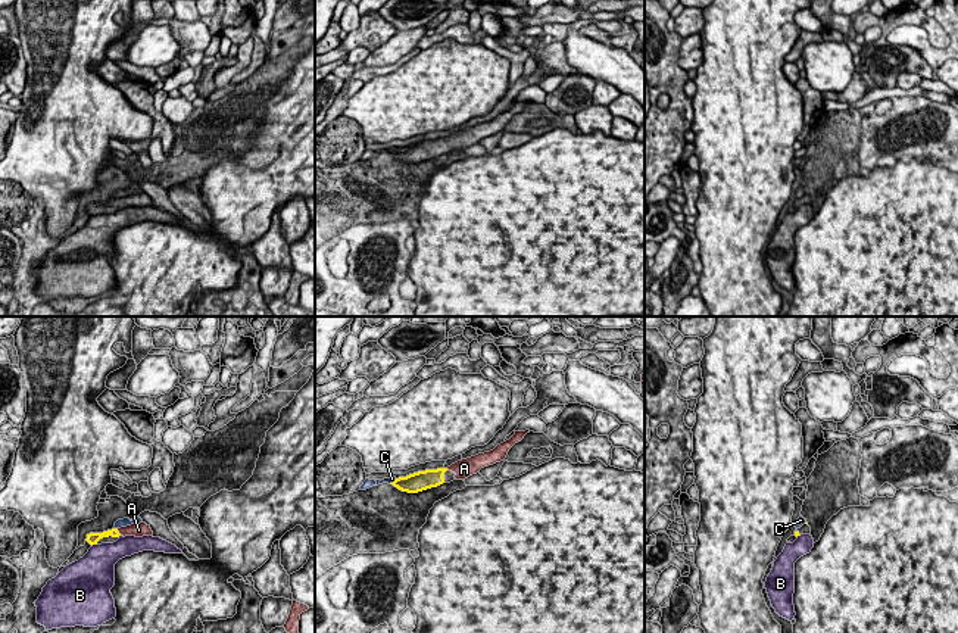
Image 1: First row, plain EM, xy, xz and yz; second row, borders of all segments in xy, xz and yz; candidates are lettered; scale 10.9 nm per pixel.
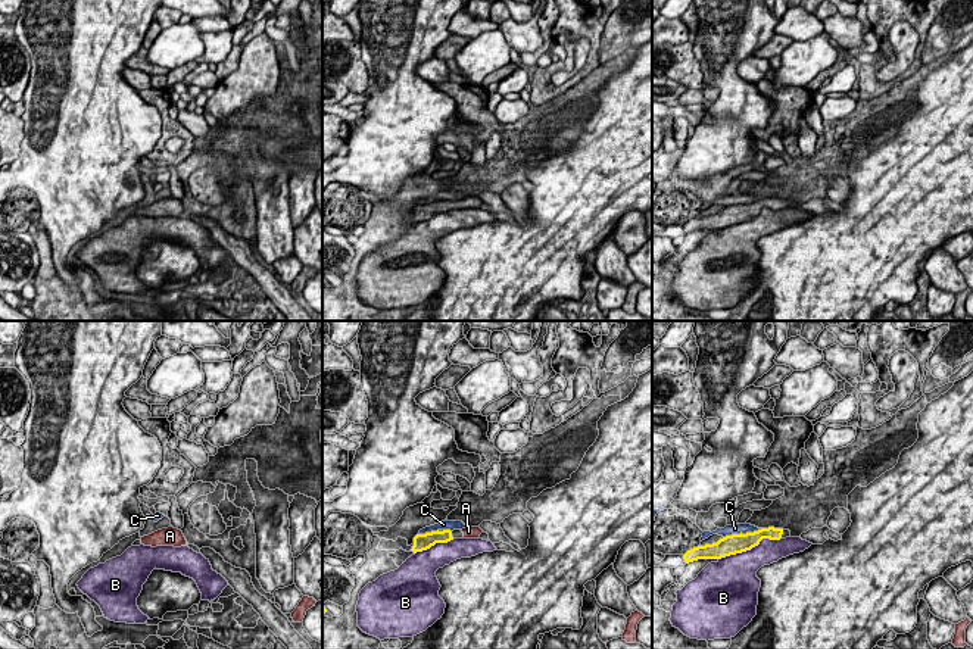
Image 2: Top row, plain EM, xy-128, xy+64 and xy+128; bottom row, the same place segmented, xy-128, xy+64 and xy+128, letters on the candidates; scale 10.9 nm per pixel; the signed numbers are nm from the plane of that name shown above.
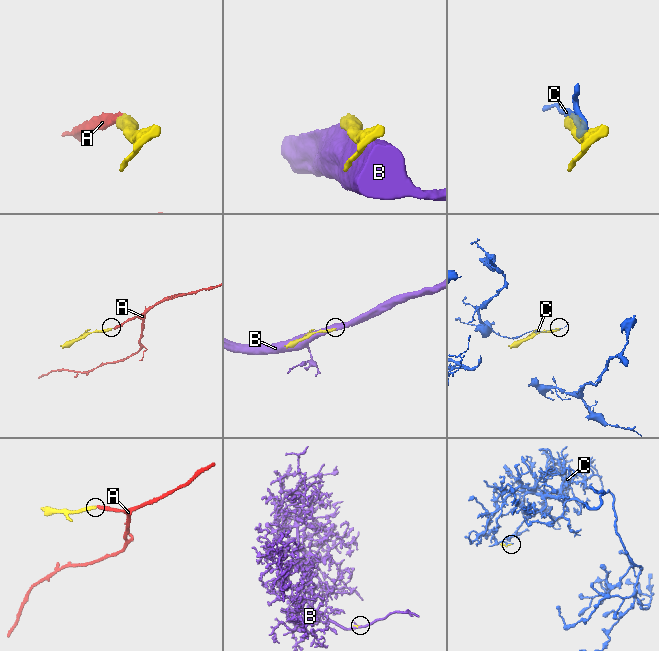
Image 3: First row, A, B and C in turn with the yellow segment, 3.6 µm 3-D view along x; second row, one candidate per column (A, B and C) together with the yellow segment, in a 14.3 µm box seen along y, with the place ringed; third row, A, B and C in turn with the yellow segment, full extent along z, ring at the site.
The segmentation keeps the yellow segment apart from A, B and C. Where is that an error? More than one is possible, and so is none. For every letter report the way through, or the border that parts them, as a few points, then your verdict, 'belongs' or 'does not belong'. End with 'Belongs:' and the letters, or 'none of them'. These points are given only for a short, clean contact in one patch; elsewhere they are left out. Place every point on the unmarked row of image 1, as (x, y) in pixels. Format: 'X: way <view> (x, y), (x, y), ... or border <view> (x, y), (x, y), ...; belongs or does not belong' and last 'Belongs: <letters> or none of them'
A: way xy (96, 206), (118, 202), (139, 200); belongs
B: does not belong
C: does not belong
Belongs: A

